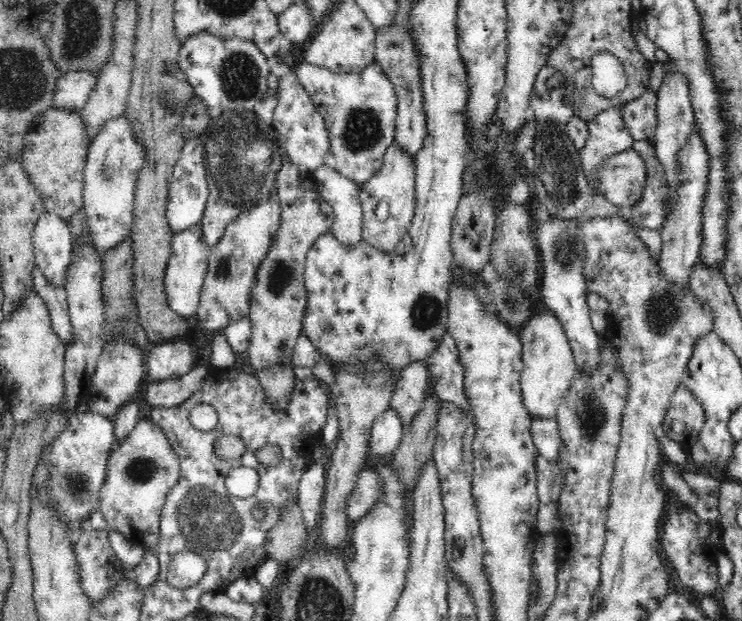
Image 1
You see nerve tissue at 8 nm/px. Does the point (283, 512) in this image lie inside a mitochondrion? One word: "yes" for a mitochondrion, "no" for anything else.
no

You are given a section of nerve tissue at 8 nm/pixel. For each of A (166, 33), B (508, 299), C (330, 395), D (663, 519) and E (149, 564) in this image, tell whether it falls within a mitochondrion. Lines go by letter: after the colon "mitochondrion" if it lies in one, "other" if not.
A: other
B: mitochondrion
C: other
D: other
E: other

